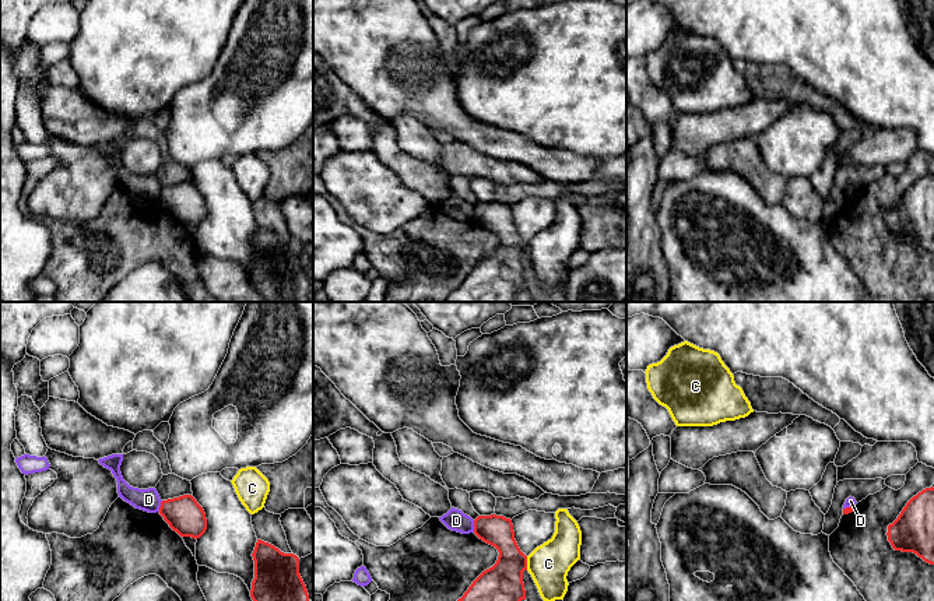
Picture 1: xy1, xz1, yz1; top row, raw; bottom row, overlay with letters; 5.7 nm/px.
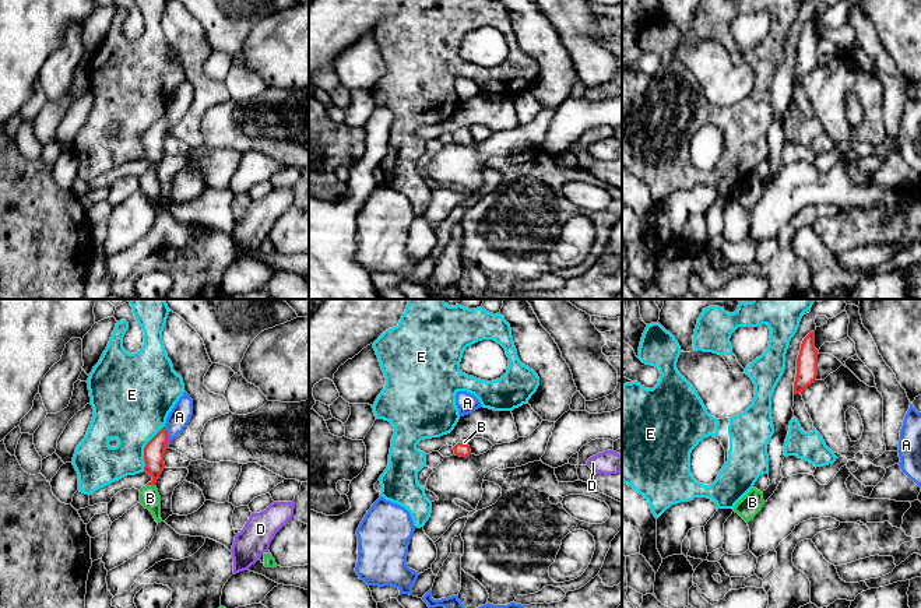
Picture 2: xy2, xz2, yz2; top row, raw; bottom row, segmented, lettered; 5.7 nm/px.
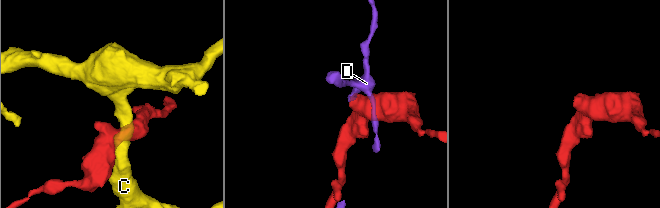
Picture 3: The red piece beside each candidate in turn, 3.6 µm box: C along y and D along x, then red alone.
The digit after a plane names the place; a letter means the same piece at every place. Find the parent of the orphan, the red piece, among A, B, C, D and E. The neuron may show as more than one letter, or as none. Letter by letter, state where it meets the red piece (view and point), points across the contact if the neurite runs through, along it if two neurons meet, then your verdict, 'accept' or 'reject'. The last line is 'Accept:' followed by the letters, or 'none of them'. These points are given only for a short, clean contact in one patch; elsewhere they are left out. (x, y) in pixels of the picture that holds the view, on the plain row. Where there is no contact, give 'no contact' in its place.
A: xy2 (167, 125) | along xy2 (164, 113), (168, 134) | reject
B: xy2 (151, 171) | across xy2 (154, 137), (151, 171), (150, 185) | accept
C: xz1 (526, 250) | reject
D: xz1 (474, 213) | along xz1 (473, 207), (474, 218) | reject
E: xy2 (144, 136) | reject
Accept: B

